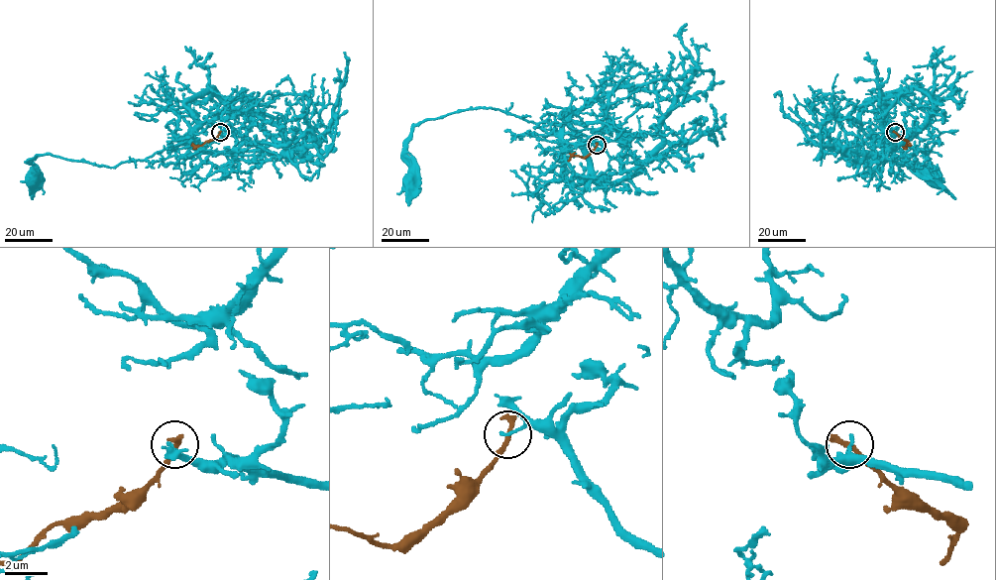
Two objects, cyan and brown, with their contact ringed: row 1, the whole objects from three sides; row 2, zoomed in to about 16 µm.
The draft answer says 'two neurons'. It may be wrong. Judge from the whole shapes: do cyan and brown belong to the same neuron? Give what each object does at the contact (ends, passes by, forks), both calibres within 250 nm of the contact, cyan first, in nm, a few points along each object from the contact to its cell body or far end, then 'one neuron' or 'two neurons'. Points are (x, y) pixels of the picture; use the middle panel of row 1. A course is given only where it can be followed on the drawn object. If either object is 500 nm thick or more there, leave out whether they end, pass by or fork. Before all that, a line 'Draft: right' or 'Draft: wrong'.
Draft: right
cyan ends | brown ends | 140/320 nm | cyan via (596, 145), (627, 174), (595, 175), (562, 116), (573, 111), (558, 124), (470, 108), (413, 127), (411, 182) | brown via (597, 145), (587, 156), (572, 156), (569, 160) | two neurons

